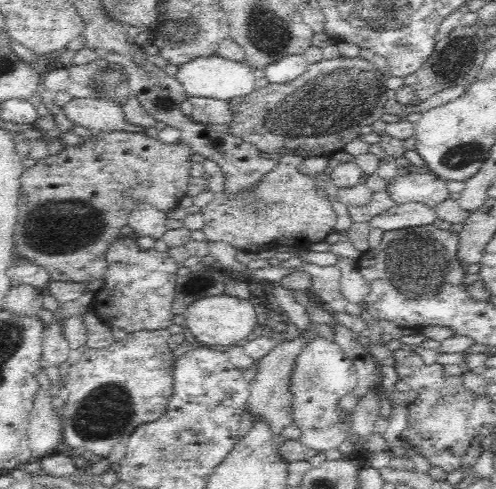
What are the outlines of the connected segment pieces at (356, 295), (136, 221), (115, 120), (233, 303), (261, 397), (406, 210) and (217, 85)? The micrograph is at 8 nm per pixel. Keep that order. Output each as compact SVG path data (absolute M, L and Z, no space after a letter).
M338 256L336 265L341 274L340 289L342 289L342 295L346 297L346 300L357 305L360 304L368 292L368 285L360 274L361 266L358 259Z
M136 204L130 214L129 227L134 231L135 238L162 239L167 232L166 213L151 204Z
M75 98L61 110L72 123L82 125L92 132L134 130L134 126L125 120L121 103L112 98Z
M234 278L225 286L224 294L195 300L186 310L182 324L188 326L196 339L203 344L222 344L222 346L232 346L238 342L242 344L256 326L257 313L248 299L248 290L250 290L248 281Z
M311 321L298 336L290 340L277 342L277 345L266 356L263 356L259 360L257 377L254 381L250 382L251 393L246 408L251 410L255 418L258 415L262 415L262 417L268 419L274 433L282 433L284 428L293 422L294 392L292 376L294 376L296 360L298 360L298 356L304 352L306 344L310 344L310 342L314 342L316 338L321 337L316 325L316 322Z
M407 202L397 204L384 214L372 218L370 224L373 228L383 231L395 229L414 229L424 225L434 225L438 220L436 210L424 203Z
M228 38L219 44L212 56L186 61L177 68L175 80L182 84L184 91L192 97L230 101L247 96L254 91L255 78L249 64L244 61L245 52L235 40Z

